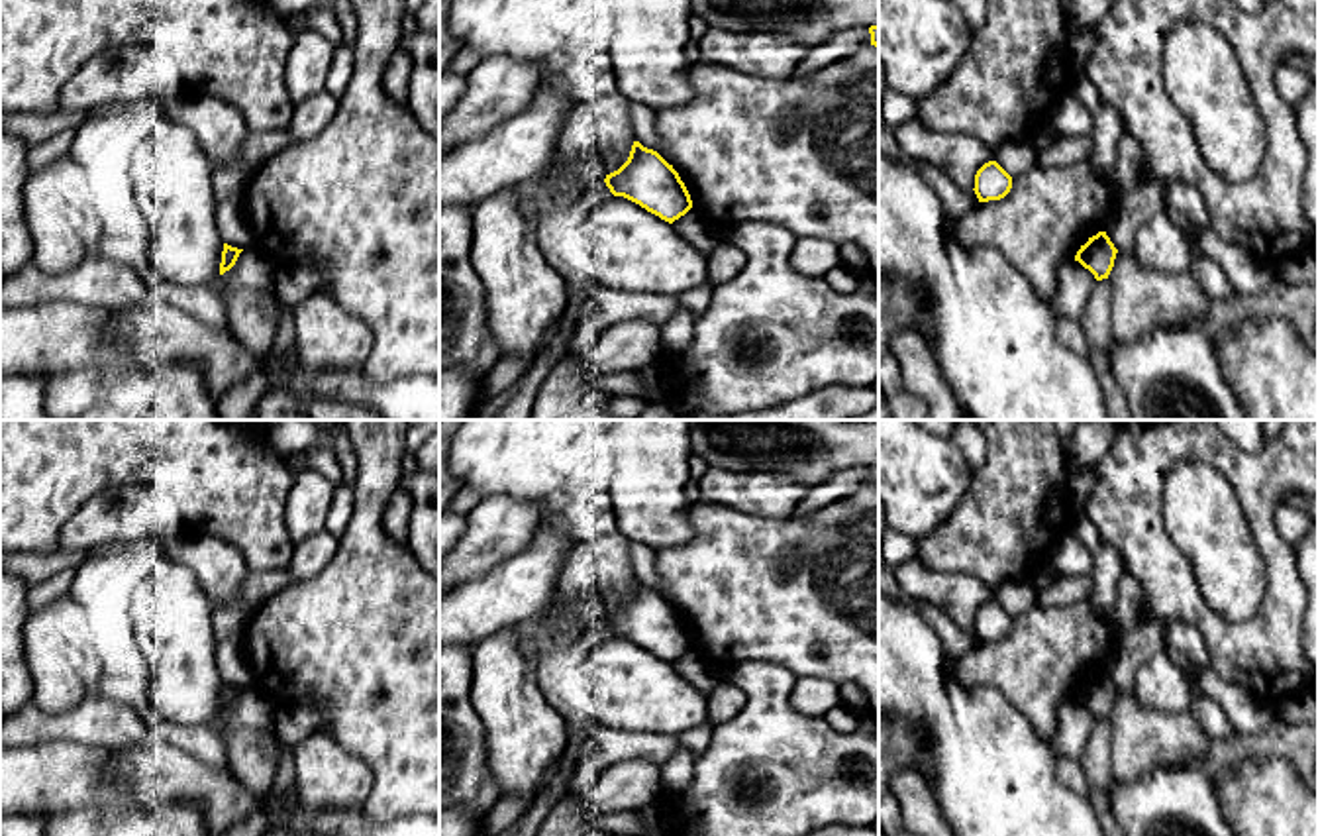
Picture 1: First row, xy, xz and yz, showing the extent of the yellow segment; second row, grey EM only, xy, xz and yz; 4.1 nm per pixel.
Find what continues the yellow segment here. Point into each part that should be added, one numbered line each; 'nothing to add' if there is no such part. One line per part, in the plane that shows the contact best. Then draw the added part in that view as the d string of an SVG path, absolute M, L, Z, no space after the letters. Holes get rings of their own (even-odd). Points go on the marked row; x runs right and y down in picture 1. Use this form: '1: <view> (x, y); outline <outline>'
nothing to add

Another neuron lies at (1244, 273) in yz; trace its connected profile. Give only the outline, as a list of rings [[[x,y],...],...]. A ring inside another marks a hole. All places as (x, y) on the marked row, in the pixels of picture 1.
[[[1167,210],[1167,216],[1187,241],[1196,243],[1198,253],[1214,259],[1224,269],[1238,294],[1257,296],[1265,290],[1269,273],[1247,251],[1220,239],[1212,228],[1194,226],[1177,210]]]

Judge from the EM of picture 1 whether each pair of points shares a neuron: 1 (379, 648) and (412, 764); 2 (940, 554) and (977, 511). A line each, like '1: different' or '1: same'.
1: same
2: same

